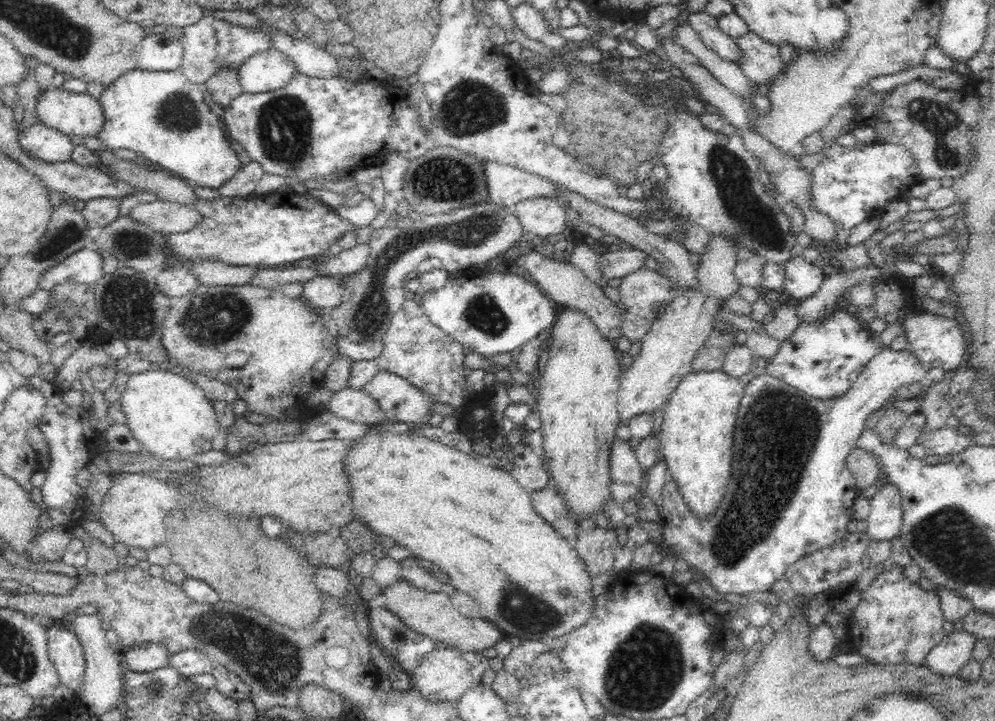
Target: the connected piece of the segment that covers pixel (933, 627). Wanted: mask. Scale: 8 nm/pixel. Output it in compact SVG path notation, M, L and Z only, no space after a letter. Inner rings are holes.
M888 563L883 572L874 578L872 583L861 591L861 599L847 619L848 638L852 650L867 658L872 664L900 664L908 663L916 666L925 664L925 658L936 644L940 644L946 636L944 633L944 619L938 594L924 591L904 575L904 567L896 563Z

